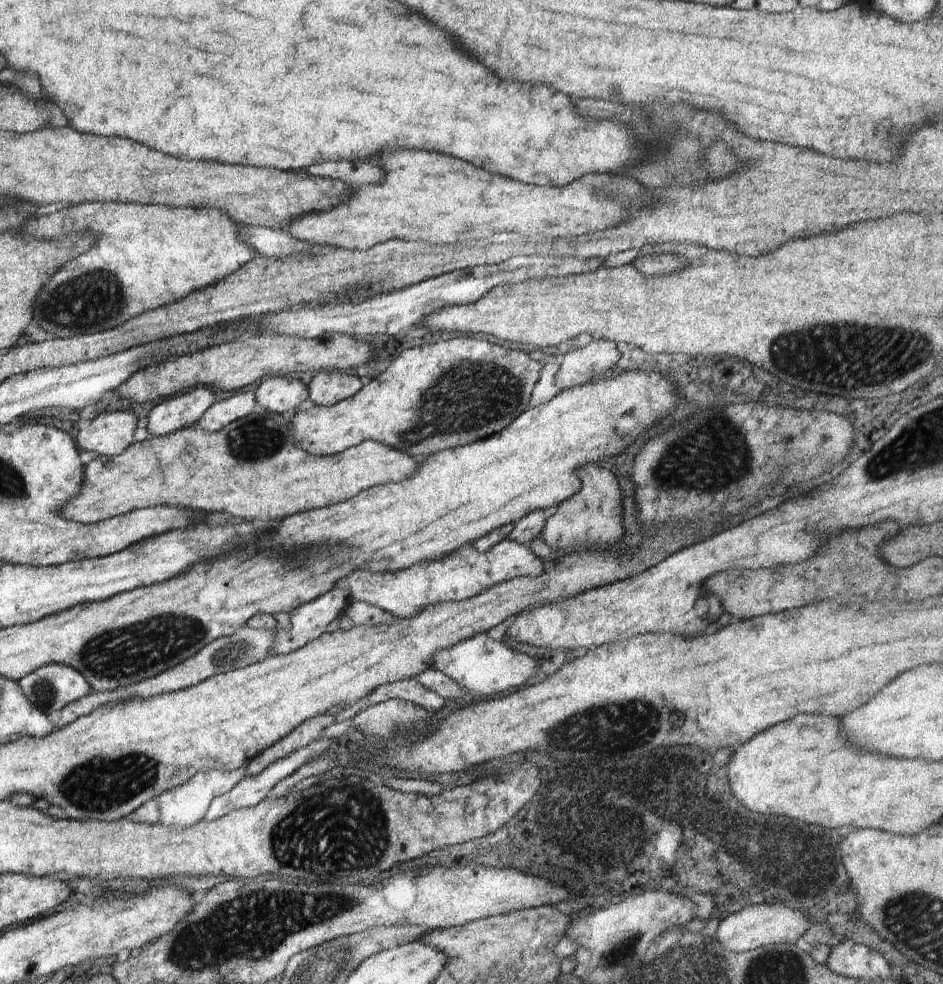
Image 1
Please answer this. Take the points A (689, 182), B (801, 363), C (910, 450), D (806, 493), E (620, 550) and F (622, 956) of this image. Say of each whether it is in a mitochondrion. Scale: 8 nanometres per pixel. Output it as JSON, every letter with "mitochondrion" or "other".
{"A":"other","B":"mitochondrion","C":"mitochondrion","D":"other","E":"other","F":"mitochondrion"}

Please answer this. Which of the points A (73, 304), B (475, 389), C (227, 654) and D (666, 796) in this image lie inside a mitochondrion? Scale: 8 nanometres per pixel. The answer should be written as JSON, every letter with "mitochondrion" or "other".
{"A":"mitochondrion","B":"mitochondrion","C":"mitochondrion","D":"mitochondrion"}

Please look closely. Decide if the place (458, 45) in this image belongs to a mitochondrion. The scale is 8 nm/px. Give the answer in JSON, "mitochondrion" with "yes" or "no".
{"mitochondrion":"no"}

